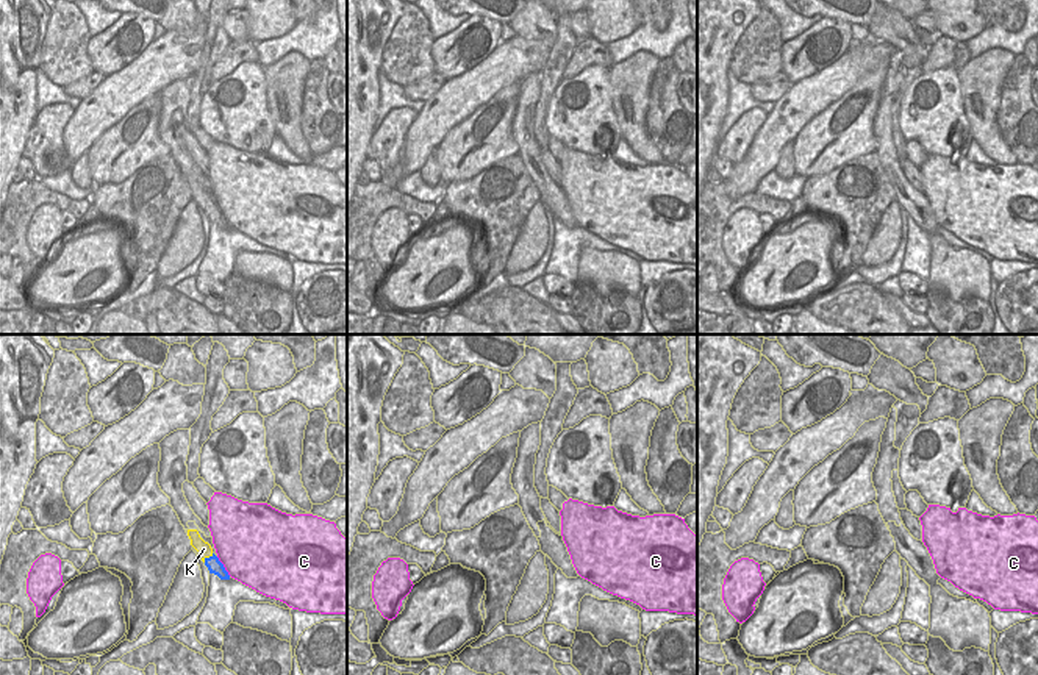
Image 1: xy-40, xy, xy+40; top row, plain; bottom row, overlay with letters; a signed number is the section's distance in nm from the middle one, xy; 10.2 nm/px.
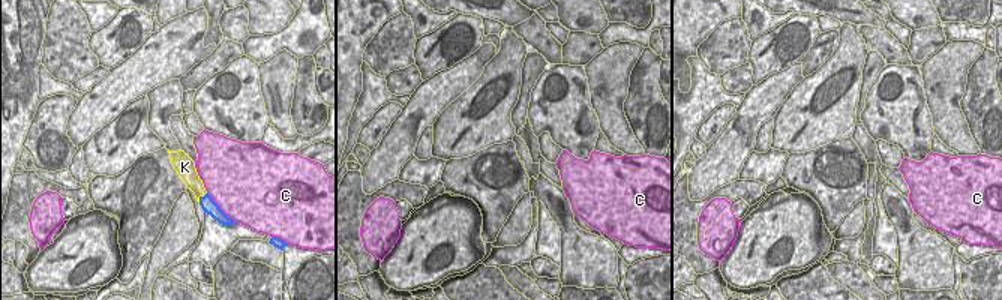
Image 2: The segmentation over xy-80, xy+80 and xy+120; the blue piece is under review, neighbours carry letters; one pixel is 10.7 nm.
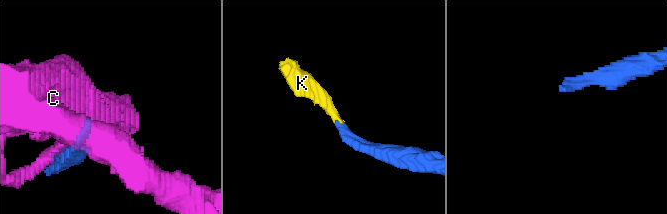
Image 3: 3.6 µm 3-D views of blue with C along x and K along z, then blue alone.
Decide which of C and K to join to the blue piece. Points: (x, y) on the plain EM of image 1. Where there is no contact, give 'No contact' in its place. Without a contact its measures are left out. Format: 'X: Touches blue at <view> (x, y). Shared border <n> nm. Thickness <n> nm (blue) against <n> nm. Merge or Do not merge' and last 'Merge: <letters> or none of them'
C: Touches blue at xy-40 (222, 216). Shared border 260 nm. Thickness 160 nm (blue) against 480 nm. Do not merge
K: Touches blue at xy-40 (210, 207). Shared border 140 nm. Thickness 160 nm (blue) against 140 nm. Merge
Merge: K.

